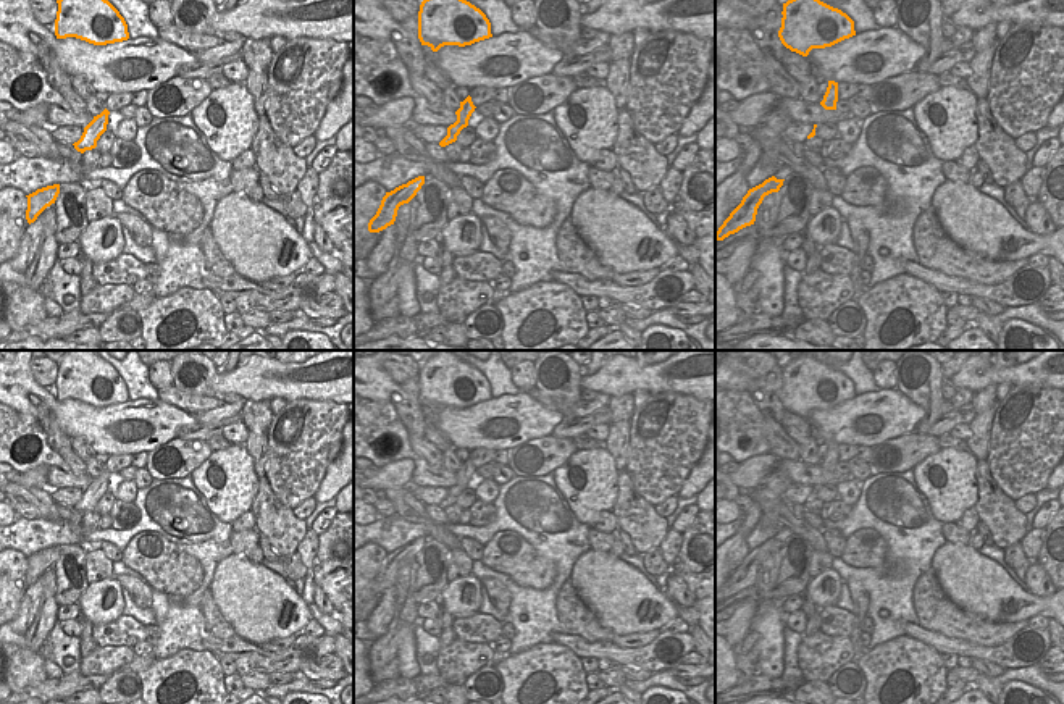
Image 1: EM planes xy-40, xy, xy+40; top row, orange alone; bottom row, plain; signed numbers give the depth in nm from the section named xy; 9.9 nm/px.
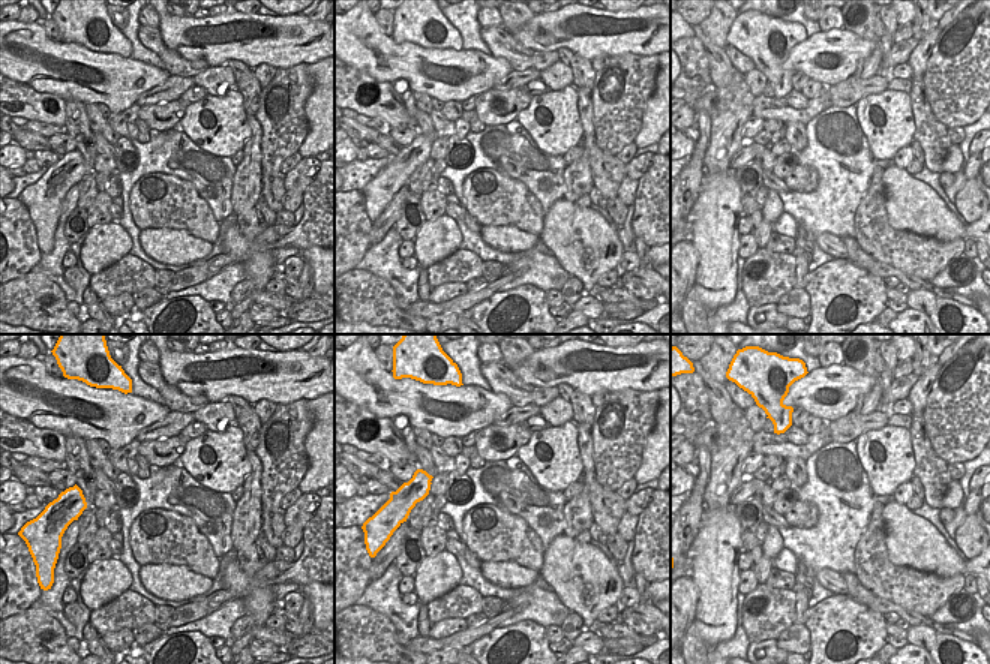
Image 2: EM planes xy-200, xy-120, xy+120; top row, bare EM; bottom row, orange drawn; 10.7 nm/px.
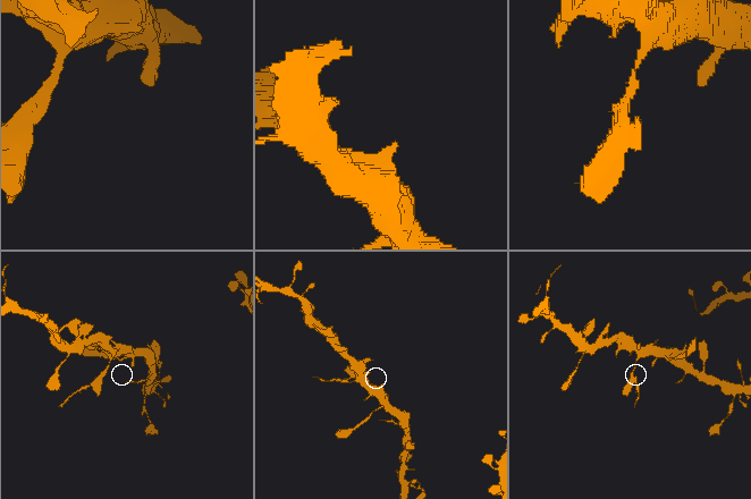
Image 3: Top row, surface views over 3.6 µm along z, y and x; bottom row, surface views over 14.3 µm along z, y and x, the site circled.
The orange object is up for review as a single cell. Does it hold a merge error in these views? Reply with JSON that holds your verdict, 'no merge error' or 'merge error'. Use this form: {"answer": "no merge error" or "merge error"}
{"answer": "merge error"}

